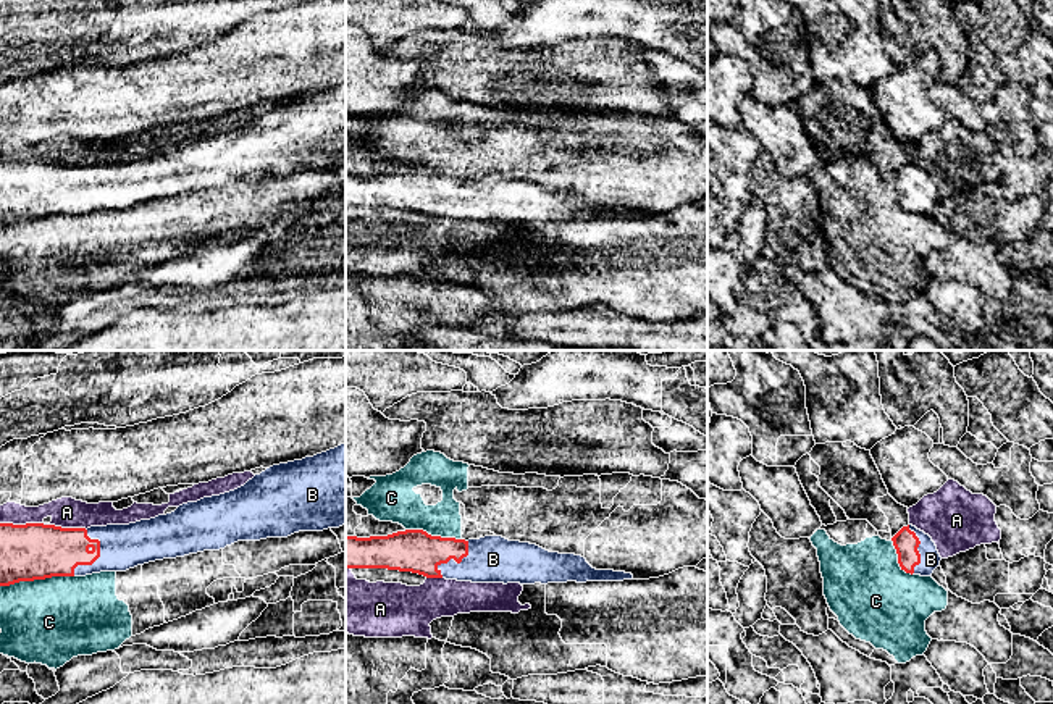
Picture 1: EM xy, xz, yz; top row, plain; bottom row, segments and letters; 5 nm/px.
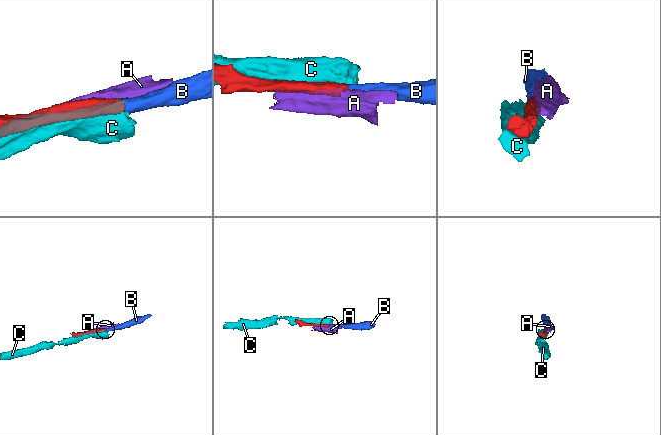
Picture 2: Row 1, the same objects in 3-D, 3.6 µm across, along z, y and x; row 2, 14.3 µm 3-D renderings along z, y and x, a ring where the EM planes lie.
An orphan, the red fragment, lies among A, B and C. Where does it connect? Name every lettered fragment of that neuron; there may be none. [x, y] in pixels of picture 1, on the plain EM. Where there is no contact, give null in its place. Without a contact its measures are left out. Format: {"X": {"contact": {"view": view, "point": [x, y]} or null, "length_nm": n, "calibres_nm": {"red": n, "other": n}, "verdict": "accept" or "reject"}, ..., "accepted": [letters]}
{"A": {"contact": {"view": "xy", "point": [42, 162]}, "length_nm": 440, "calibres_nm": {"red": 280, "other": 160}, "verdict": "reject"}, "B": {"contact": {"view": "xy", "point": [99, 194]}, "length_nm": 240, "calibres_nm": {"red": 260, "other": 220}, "verdict": "accept"}, "C": {"contact": {"view": "xy", "point": [36, 217]}, "length_nm": 380, "calibres_nm": {"red": 280, "other": 420}, "verdict": "reject"}, "accepted": ["B"]}

